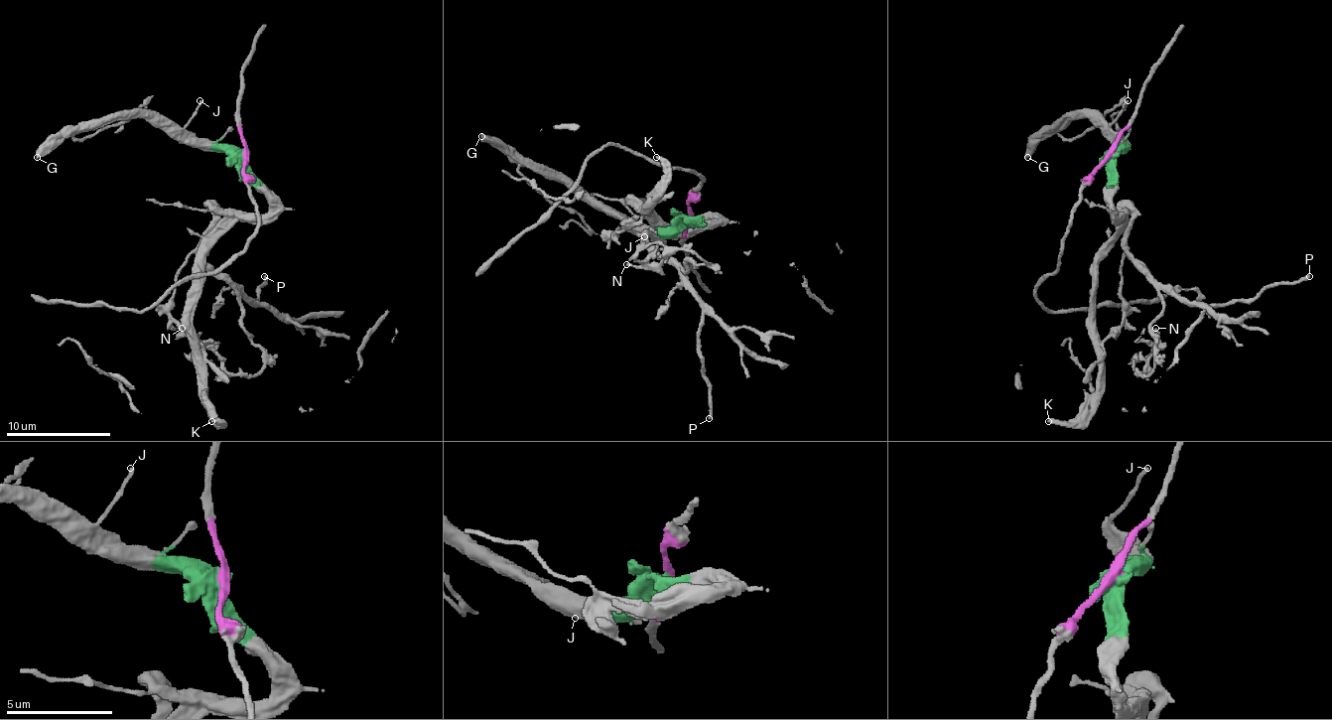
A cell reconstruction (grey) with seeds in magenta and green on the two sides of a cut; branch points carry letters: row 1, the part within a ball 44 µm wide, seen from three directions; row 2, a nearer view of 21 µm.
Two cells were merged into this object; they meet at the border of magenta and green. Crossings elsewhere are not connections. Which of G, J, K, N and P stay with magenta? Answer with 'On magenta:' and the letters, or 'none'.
On magenta: none

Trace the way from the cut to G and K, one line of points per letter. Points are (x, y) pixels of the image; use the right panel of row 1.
G: (1110, 155), (1118, 147), (1087, 116), (1058, 126), (1026, 158)
K: (1110, 155), (1110, 195), (1121, 230), (1097, 259), (1097, 286), (1092, 312), (1100, 393), (1073, 419), (1047, 422)

